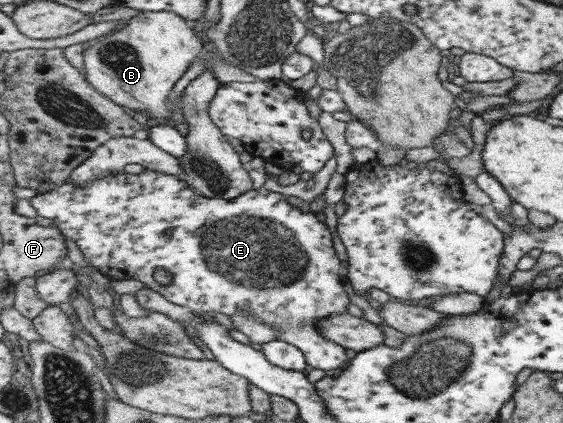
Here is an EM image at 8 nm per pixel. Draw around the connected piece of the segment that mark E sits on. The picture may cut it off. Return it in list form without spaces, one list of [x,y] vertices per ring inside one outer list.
[[[144,169],[140,175],[130,173],[116,174],[112,177],[104,177],[86,185],[74,185],[68,181],[54,191],[48,193],[38,193],[30,200],[30,204],[38,215],[52,219],[52,225],[58,227],[61,233],[64,233],[68,239],[73,240],[83,255],[89,259],[90,263],[100,270],[110,279],[137,279],[144,283],[144,287],[152,288],[154,291],[166,296],[168,300],[190,308],[198,315],[220,312],[229,317],[234,316],[236,312],[250,312],[252,316],[260,318],[262,322],[274,326],[279,331],[278,341],[286,341],[299,347],[307,357],[307,363],[314,369],[330,371],[332,369],[344,368],[350,362],[346,349],[342,345],[337,345],[331,339],[321,335],[316,329],[316,324],[320,318],[326,318],[332,314],[344,314],[350,302],[350,297],[342,285],[339,273],[344,271],[340,265],[340,259],[334,251],[334,241],[324,222],[318,221],[318,217],[313,212],[304,213],[303,210],[291,204],[288,197],[283,193],[271,191],[266,187],[260,187],[244,193],[236,199],[222,199],[220,197],[204,197],[196,192],[186,180],[176,177],[176,175],[166,175],[160,171]]]

